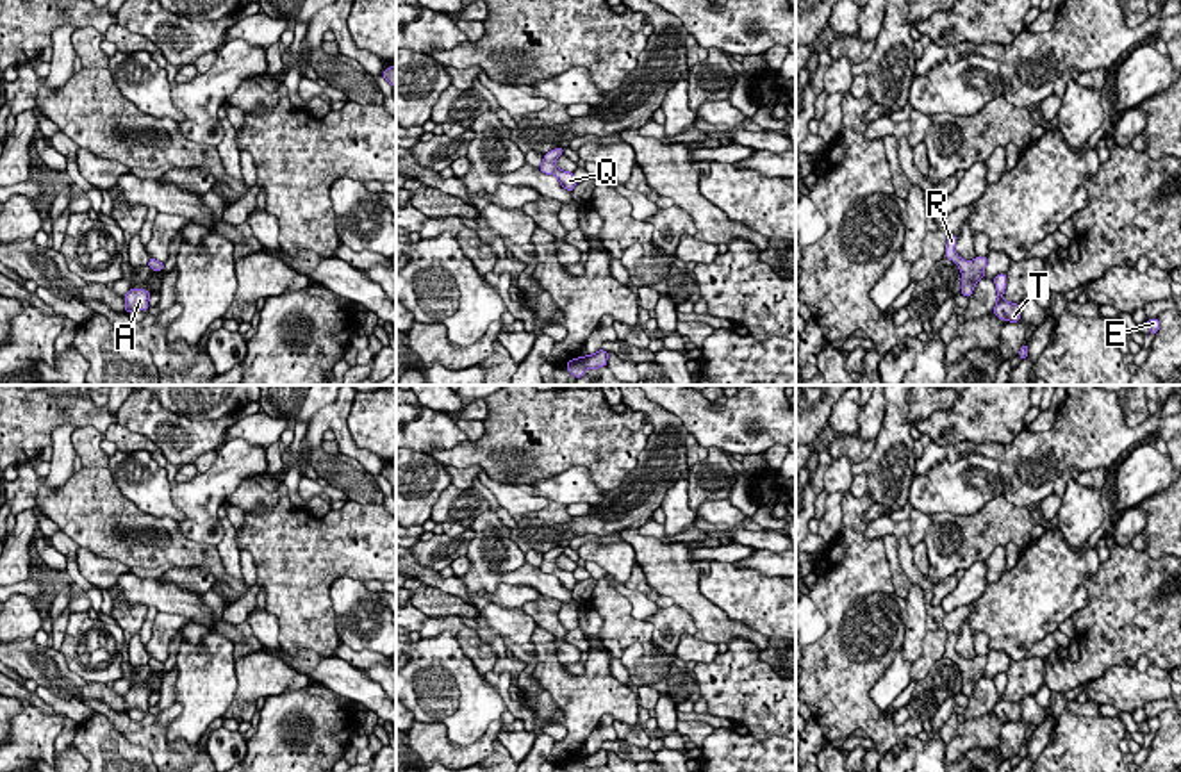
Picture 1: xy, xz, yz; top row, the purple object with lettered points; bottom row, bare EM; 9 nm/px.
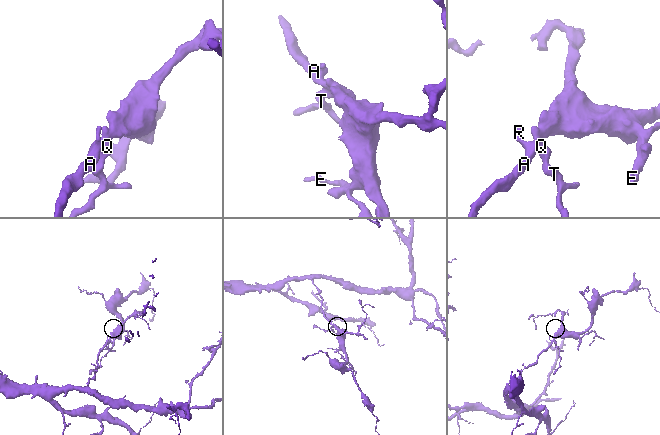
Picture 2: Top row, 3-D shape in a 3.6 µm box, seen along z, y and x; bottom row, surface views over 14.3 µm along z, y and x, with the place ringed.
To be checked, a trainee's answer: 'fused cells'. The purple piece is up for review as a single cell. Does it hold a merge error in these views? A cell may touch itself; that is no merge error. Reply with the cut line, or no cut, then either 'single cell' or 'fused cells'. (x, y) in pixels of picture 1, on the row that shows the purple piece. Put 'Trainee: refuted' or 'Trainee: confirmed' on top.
Trainee: refuted
no cut; single cell

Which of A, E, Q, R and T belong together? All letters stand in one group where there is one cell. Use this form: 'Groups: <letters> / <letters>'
Groups: A E Q R T

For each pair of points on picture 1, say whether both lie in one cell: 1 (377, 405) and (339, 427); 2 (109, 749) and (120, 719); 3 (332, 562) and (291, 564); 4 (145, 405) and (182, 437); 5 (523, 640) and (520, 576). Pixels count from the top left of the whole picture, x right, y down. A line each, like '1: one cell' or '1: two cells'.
1: two cells
2: two cells
3: one cell
4: one cell
5: two cells

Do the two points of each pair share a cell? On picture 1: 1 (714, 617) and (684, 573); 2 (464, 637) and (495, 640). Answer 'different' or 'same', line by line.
1: same
2: different

